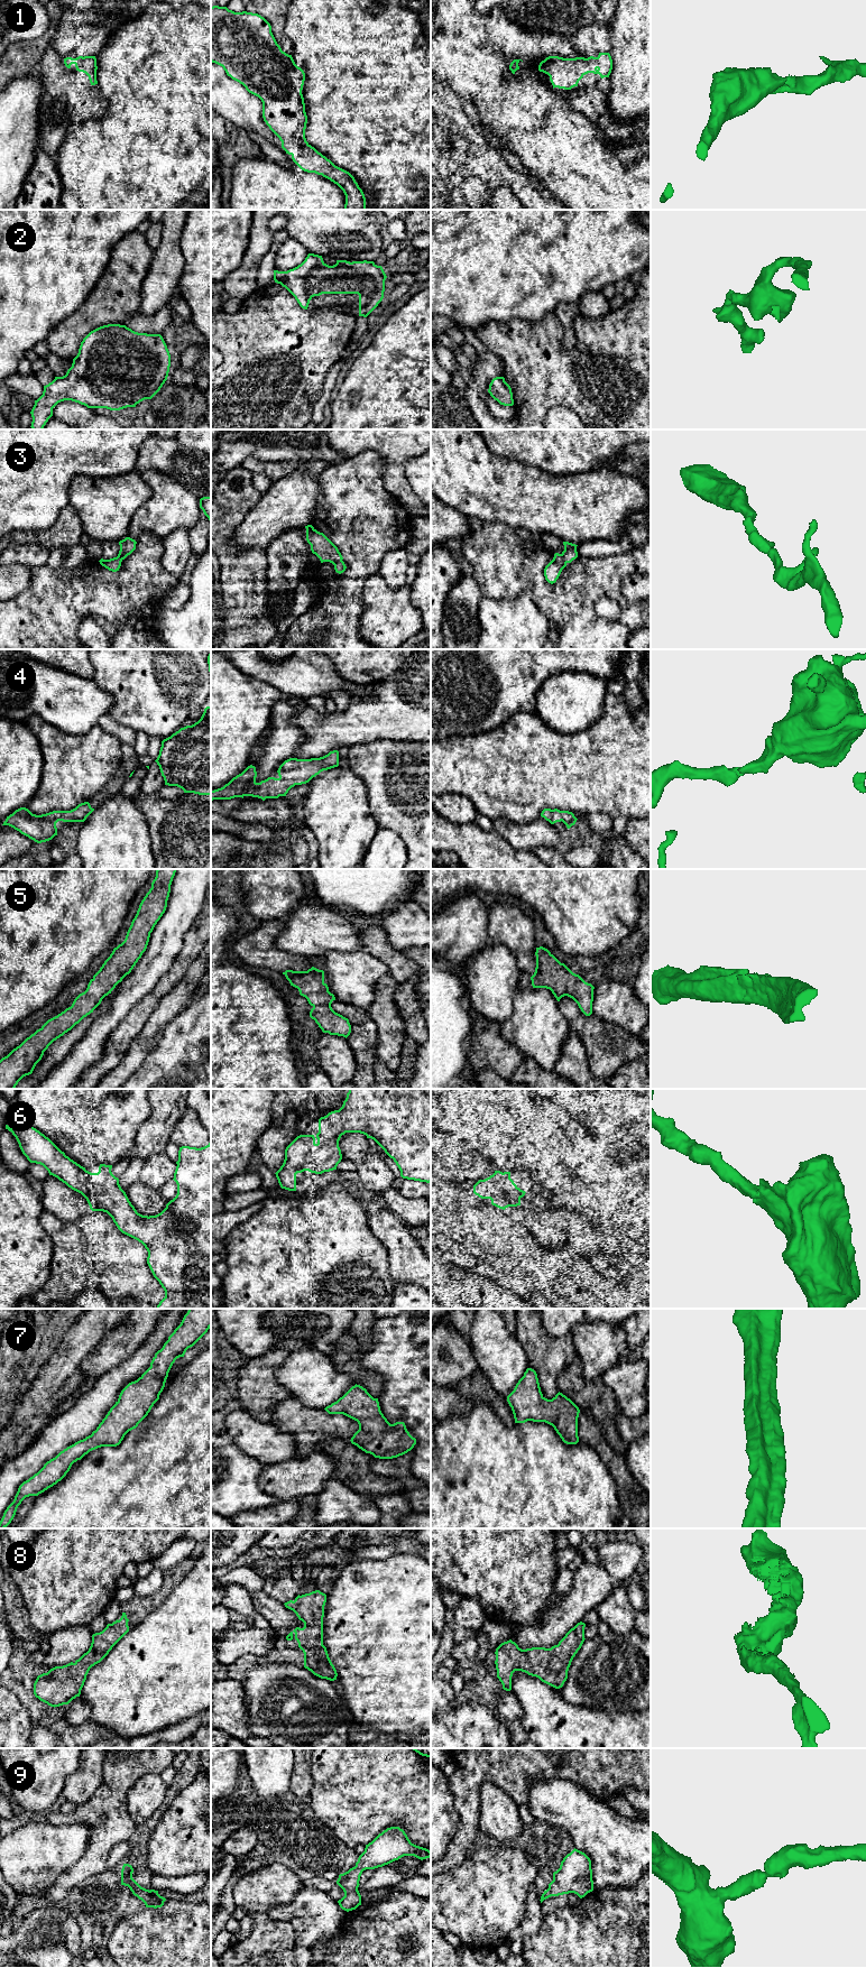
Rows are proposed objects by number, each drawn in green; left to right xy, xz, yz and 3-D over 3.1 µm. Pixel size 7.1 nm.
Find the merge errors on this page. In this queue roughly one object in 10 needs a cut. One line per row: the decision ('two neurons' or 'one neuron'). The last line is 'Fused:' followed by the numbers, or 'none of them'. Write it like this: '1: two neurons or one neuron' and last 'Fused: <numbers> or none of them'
1: one neuron
2: one neuron
3: one neuron
4: one neuron
5: one neuron
6: one neuron
7: one neuron
8: one neuron
9: one neuron
Fused: none of them

